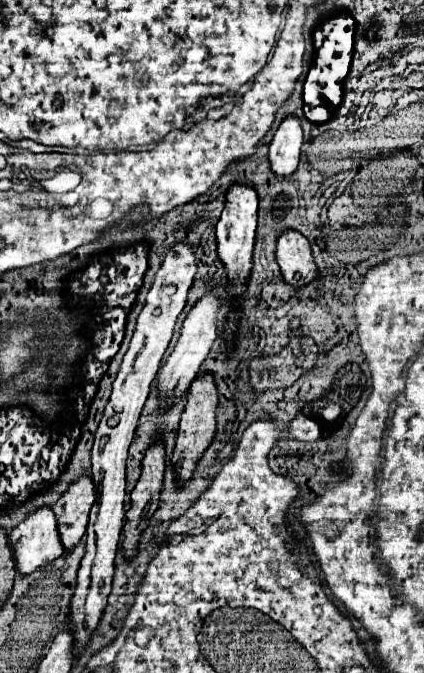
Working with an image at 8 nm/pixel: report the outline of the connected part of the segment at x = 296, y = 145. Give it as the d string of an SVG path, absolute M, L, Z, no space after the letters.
M286 115L278 125L274 139L270 143L270 167L278 177L286 177L296 171L300 147L302 147L302 123L298 115Z

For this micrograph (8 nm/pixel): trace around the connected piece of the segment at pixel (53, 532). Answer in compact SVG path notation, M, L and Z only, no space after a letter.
M42 505L28 513L28 517L10 531L10 543L14 545L18 571L24 575L60 557L64 547L60 543L54 509Z

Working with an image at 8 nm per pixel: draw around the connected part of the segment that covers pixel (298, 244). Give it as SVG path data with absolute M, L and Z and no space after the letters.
M284 229L280 233L276 241L276 261L282 277L294 287L310 283L318 273L308 239L294 229Z

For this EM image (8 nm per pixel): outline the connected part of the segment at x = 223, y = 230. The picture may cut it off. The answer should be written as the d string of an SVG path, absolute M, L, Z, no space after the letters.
M232 183L226 193L226 207L216 225L216 241L218 241L218 255L226 265L226 275L232 281L232 289L228 291L236 297L242 295L246 277L250 275L250 257L256 235L256 211L258 211L258 195L254 187L248 183Z

